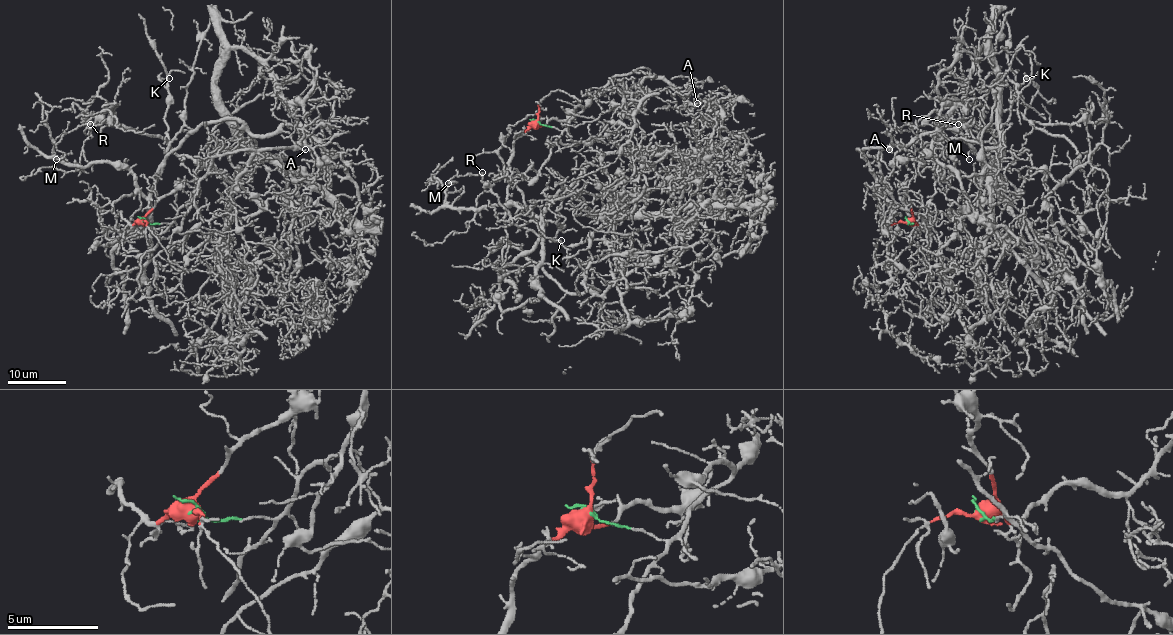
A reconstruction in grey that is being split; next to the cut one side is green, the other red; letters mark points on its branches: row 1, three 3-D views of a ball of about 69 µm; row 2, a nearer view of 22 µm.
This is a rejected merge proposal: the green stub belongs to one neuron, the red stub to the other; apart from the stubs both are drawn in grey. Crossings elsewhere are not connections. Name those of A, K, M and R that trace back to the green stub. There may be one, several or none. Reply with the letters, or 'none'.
A

